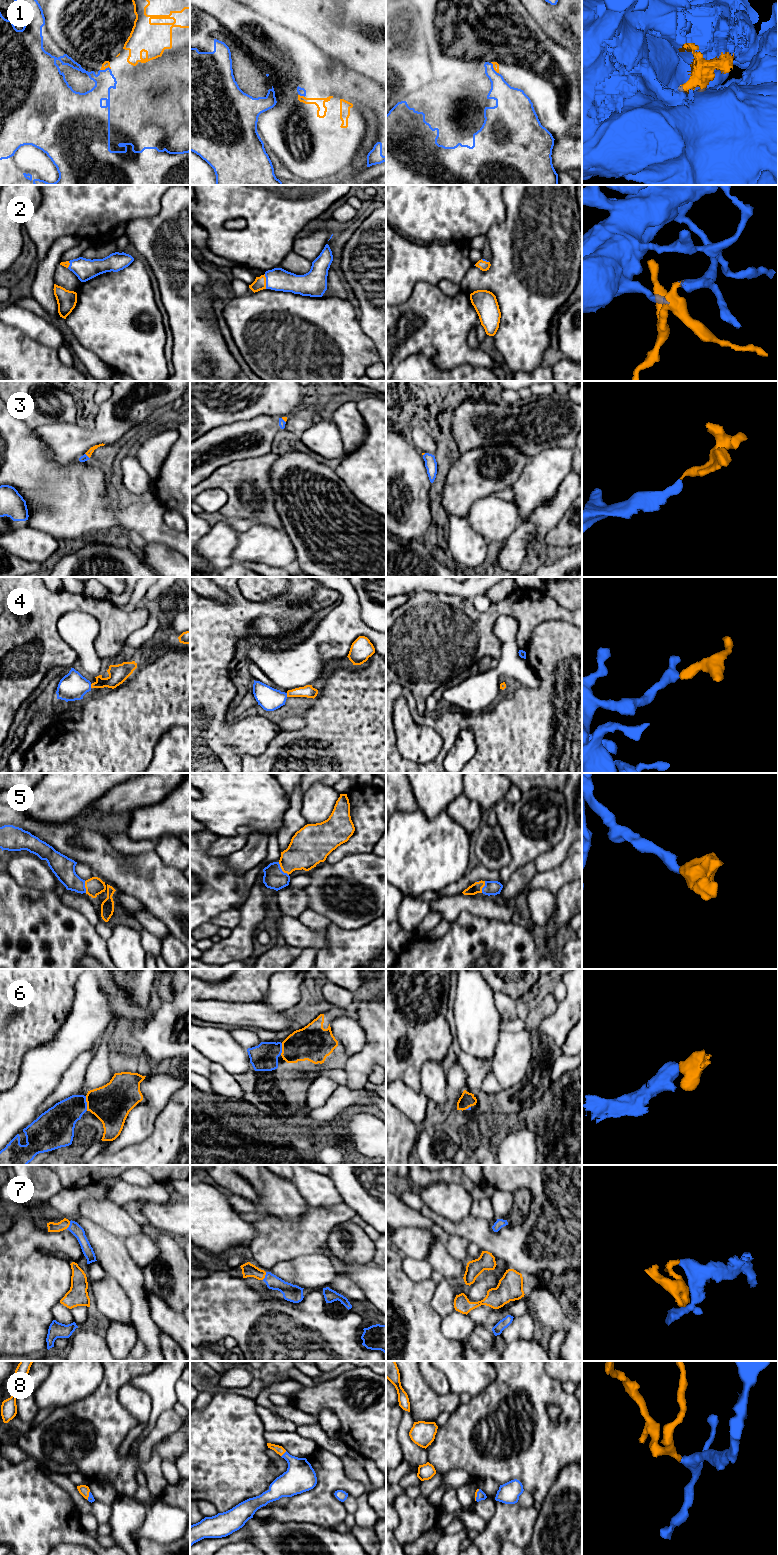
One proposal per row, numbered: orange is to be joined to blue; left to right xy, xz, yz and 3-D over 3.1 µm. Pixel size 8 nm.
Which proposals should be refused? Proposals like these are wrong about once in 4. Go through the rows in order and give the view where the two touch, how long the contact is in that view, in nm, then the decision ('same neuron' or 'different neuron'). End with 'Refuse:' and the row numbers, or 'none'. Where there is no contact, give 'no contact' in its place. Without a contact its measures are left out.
1: meets blue in xy; contact 90 nm long; different neuron
2: meets blue in xz; contact 120 nm long; same neuron
3: meets blue in xy; contact 60 nm long; same neuron
4: meets blue in xy; contact 30 nm long; same neuron
5: meets blue in xz; contact 140 nm long; same neuron
6: meets blue in xy; contact 120 nm long; same neuron
7: meets blue in xy; contact 70 nm long; same neuron
8: meets blue in xz; contact 60 nm long; same neuron
Refuse: 1

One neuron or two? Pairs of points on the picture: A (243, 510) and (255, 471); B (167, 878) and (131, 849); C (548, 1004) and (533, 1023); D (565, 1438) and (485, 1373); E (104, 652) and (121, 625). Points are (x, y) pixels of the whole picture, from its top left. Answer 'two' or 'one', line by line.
A: one
B: two
C: one
D: two
E: one

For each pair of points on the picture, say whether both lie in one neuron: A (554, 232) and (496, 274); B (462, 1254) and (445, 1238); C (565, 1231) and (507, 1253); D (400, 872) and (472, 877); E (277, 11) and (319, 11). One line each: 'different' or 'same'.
A: same
B: same
C: same
D: different
E: same

